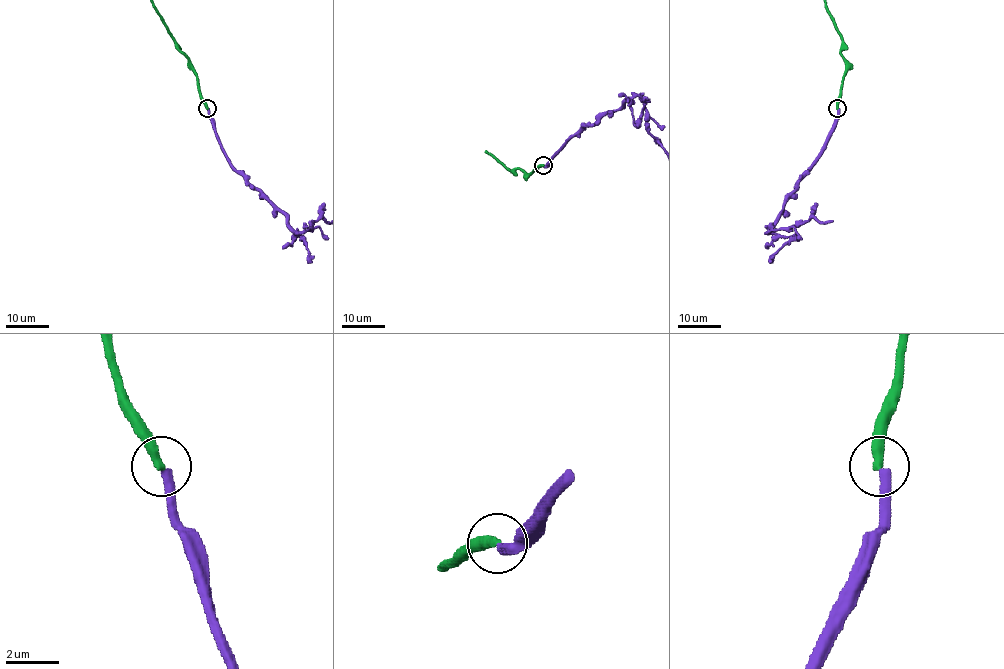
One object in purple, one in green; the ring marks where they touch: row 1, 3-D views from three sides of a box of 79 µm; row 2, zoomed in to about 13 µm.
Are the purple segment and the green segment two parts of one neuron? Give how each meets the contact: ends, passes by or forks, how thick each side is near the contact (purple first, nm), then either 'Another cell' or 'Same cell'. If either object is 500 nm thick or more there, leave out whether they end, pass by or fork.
At the ring purple ends. At the ring green ends. Thickness 360 nm (purple) against 360 nm. Another cell

